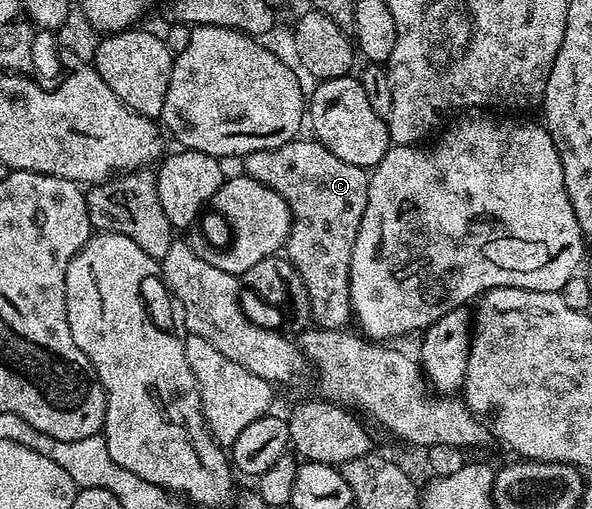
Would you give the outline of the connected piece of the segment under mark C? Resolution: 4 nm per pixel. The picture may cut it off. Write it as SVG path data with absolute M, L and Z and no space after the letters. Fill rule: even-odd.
M297 138L278 146L274 150L254 150L242 157L243 175L254 178L254 182L262 182L262 186L270 186L288 203L292 212L292 225L286 241L286 255L289 262L298 270L302 282L306 286L306 294L310 294L310 310L313 321L321 328L349 327L353 319L350 302L350 258L354 254L354 238L358 238L358 230L362 226L362 214L368 201L369 169L354 166L351 162L342 162L338 154L330 154L326 146L315 138Z

